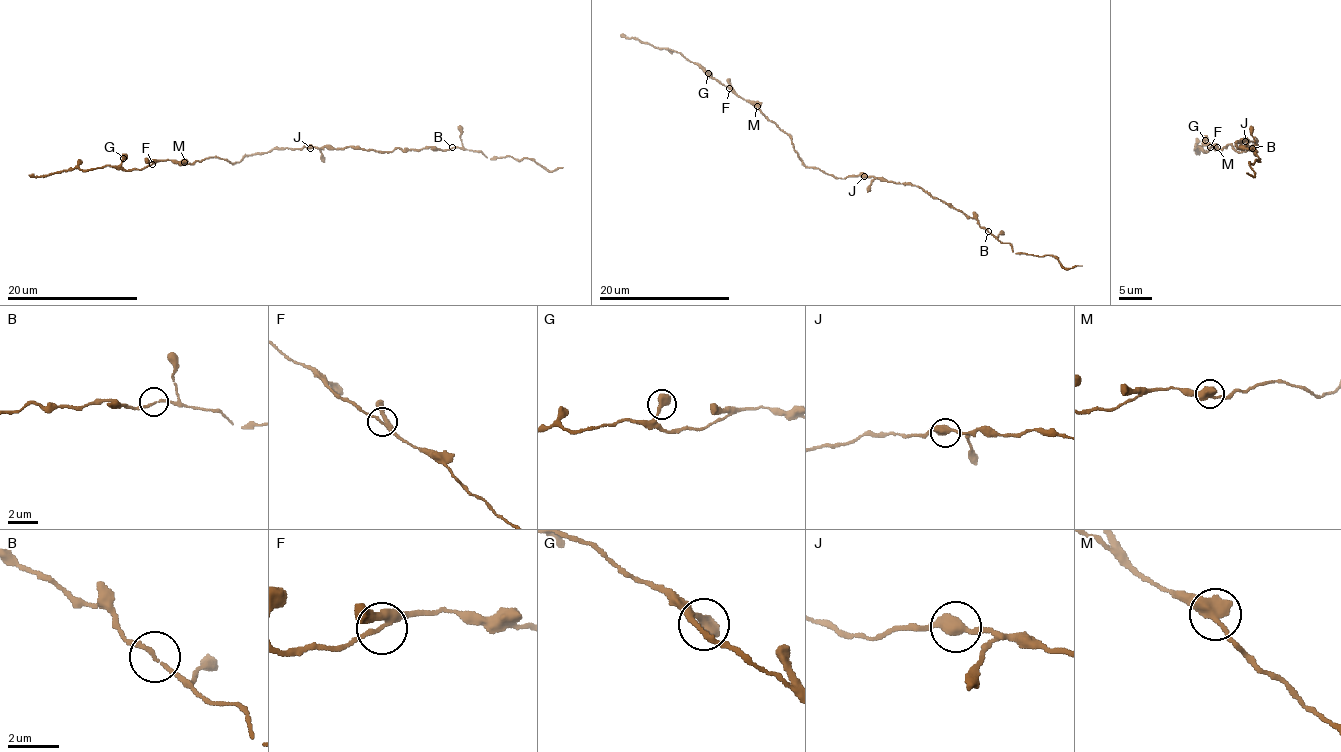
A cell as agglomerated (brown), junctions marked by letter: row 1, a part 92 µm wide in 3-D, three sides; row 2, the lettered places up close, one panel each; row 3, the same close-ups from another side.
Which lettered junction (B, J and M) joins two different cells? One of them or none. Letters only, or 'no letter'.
no letter

